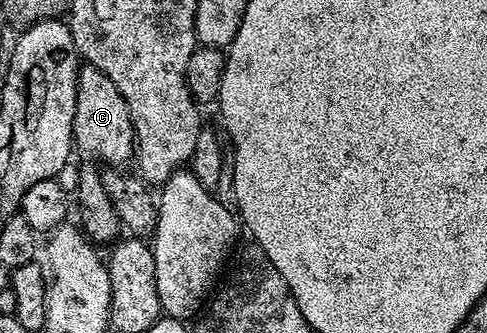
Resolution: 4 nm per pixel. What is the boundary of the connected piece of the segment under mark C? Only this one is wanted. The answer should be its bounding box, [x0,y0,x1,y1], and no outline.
[73,64,135,242]

